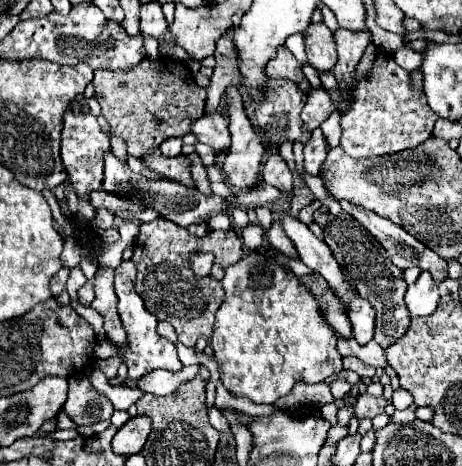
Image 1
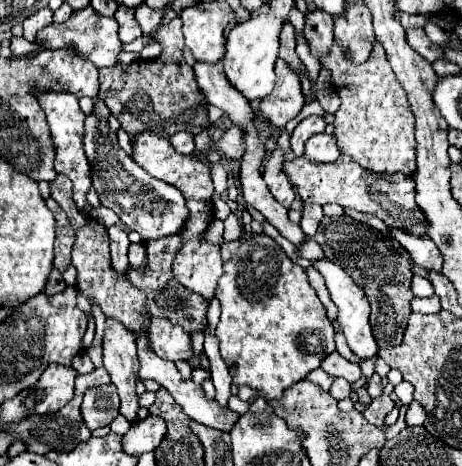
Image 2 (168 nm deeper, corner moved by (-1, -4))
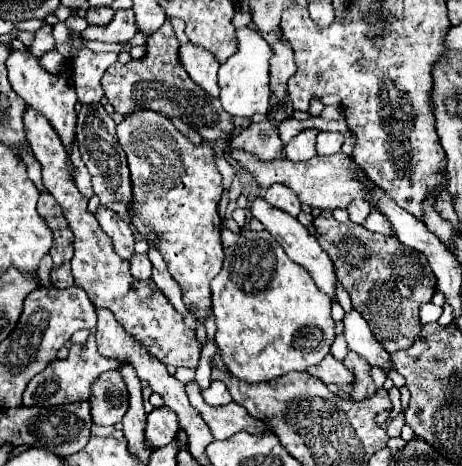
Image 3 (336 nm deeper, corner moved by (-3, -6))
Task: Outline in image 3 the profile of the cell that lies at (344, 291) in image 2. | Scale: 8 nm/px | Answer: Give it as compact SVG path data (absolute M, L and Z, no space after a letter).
M355 307L349 313L345 313L343 325L345 325L345 339L347 339L347 345L351 351L365 357L369 361L369 365L377 365L381 369L391 369L389 353L383 351L383 347L379 347L367 321Z

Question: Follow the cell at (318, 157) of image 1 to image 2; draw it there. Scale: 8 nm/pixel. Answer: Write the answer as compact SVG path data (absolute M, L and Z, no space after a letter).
M319 133L319 135L313 135L305 145L305 157L309 161L329 163L329 161L337 161L339 155L341 153L339 153L339 145L337 145L335 135Z

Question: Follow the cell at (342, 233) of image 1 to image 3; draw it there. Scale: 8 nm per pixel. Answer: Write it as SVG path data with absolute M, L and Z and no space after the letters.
M329 211L313 219L315 237L335 265L337 279L343 283L351 301L367 319L375 339L391 353L411 347L419 337L419 305L427 303L435 293L435 275L427 267L427 259L399 243L395 237L377 235L363 225L351 221L339 223Z

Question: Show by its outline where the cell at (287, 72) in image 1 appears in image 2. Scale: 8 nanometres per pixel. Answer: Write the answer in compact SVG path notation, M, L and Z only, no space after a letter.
M285 21L283 29L281 29L281 59L285 59L285 61L299 73L299 71L305 71L305 65L303 65L301 59L297 57L295 45L297 45L295 29L293 29L293 25L291 25L289 21Z

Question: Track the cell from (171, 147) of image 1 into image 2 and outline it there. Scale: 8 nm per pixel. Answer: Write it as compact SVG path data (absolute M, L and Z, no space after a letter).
M185 131L175 133L175 135L171 137L171 145L173 145L179 153L183 153L183 155L191 155L193 149L195 149L195 145L193 145L193 135L191 135L191 133L185 133Z

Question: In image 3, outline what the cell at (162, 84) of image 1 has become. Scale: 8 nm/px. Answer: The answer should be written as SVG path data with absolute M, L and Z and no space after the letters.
M169 19L163 23L159 31L149 35L145 57L129 61L125 65L121 65L119 61L113 63L105 71L101 83L105 97L121 115L131 115L139 111L157 111L169 119L179 117L187 125L195 127L195 131L205 141L231 139L231 133L235 129L235 125L231 123L231 115L223 111L219 99L211 99L211 95L207 95L197 83L193 83L187 71L183 69L179 61L179 41L175 37Z

